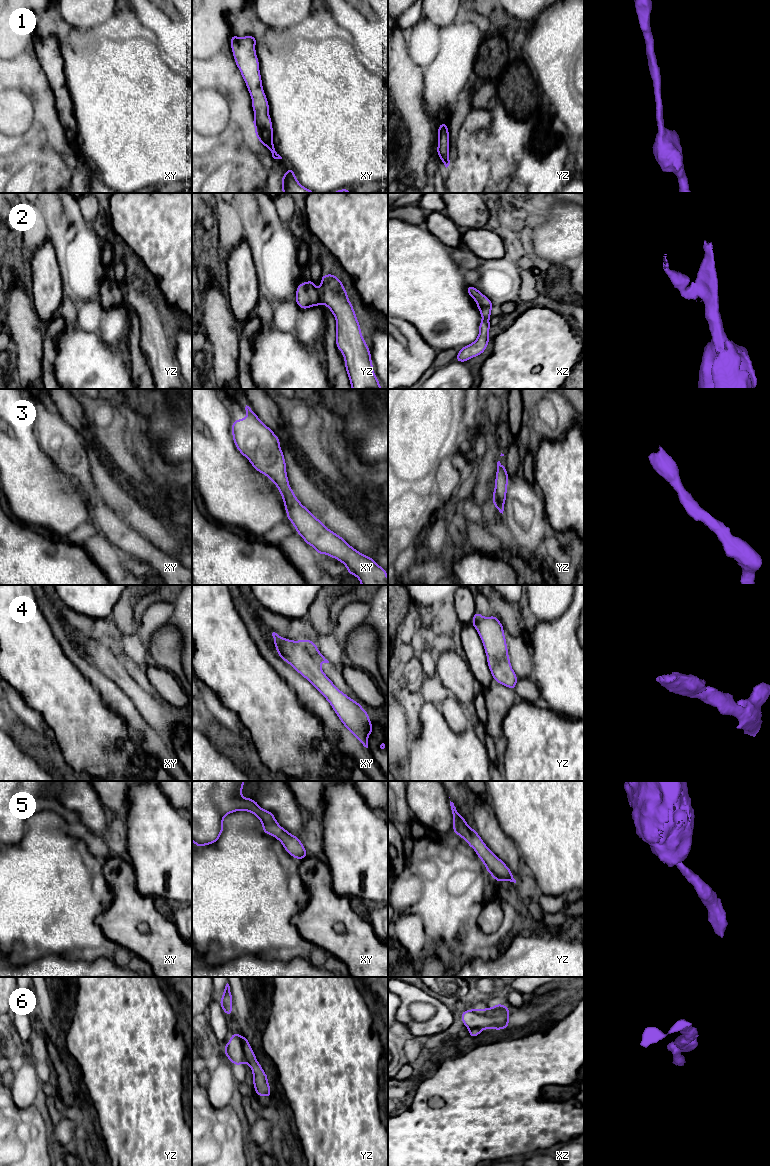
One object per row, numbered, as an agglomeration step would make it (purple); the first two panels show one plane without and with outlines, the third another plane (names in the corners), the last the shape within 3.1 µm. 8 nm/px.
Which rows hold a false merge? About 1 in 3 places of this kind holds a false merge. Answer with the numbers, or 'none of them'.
2, 6

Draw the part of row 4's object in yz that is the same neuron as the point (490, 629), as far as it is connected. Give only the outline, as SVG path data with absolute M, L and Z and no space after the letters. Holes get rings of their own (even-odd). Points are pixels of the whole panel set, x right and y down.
M475 612L472 625L477 630L487 656L487 664L493 679L515 690L518 678L511 667L504 628L497 617L483 617Z

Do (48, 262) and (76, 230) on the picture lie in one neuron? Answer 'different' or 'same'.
different

